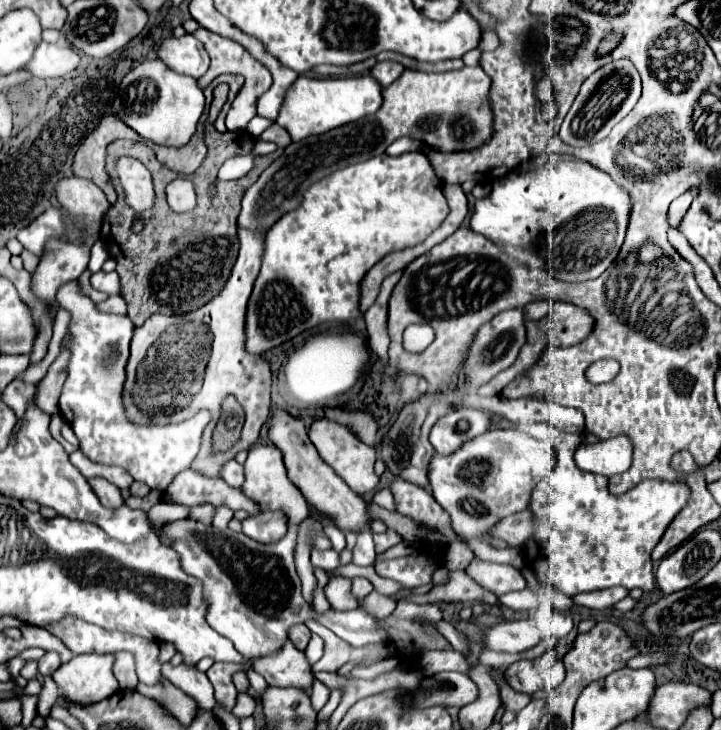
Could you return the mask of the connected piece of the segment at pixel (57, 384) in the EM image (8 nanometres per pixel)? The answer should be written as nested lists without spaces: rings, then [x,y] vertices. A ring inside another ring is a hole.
[[[60,347],[60,357],[56,357],[52,369],[48,369],[46,377],[38,383],[36,393],[36,403],[50,415],[58,413],[58,397],[66,381],[66,373],[68,373],[68,349]]]

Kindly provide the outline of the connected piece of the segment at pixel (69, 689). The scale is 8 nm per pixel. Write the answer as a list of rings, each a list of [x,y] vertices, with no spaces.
[[[76,655],[70,663],[62,665],[52,679],[60,687],[66,701],[76,705],[98,703],[120,691],[112,673],[112,663],[112,655]]]

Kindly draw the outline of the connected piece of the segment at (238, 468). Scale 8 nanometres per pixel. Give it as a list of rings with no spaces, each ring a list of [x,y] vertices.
[[[236,461],[226,463],[224,471],[222,471],[222,479],[232,485],[232,487],[240,488],[245,481],[243,465],[238,465]]]

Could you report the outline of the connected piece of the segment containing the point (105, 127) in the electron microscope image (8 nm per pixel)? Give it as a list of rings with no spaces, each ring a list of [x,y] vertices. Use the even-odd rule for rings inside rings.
[[[108,115],[80,145],[72,165],[74,175],[96,183],[106,193],[110,203],[116,203],[116,197],[112,197],[112,181],[110,175],[106,173],[106,147],[116,139],[140,141],[140,135],[128,129],[128,125],[124,125],[118,117]]]

